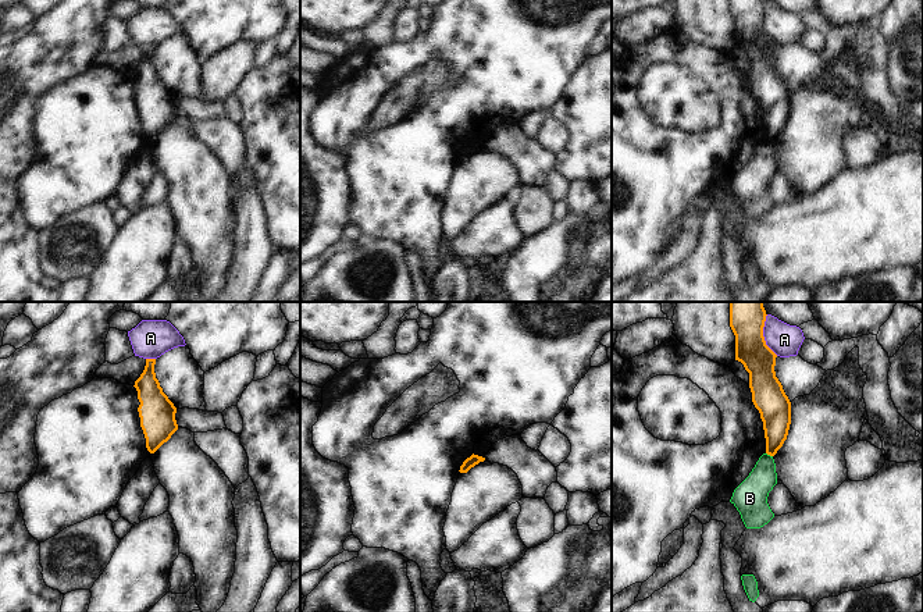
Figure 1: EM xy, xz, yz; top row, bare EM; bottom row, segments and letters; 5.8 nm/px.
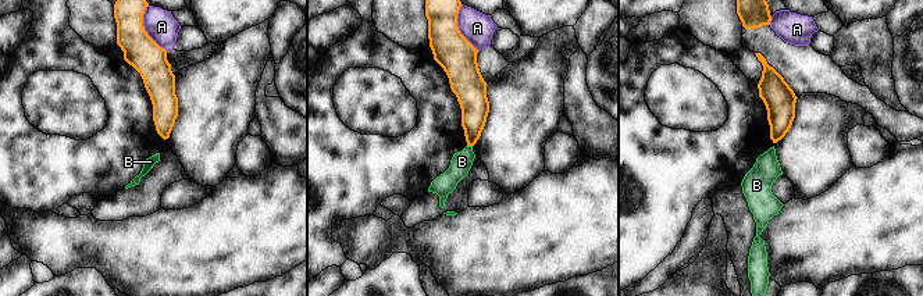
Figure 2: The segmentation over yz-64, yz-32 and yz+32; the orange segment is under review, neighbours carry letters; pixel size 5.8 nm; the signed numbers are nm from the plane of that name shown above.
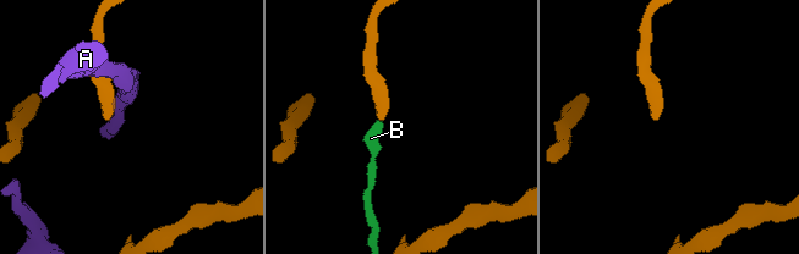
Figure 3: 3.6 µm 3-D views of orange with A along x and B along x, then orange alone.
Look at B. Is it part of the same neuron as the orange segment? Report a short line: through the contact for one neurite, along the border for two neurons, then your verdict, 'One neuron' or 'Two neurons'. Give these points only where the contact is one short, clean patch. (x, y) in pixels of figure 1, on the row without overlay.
Line: yz (766, 141), (772, 145). Two neurons

